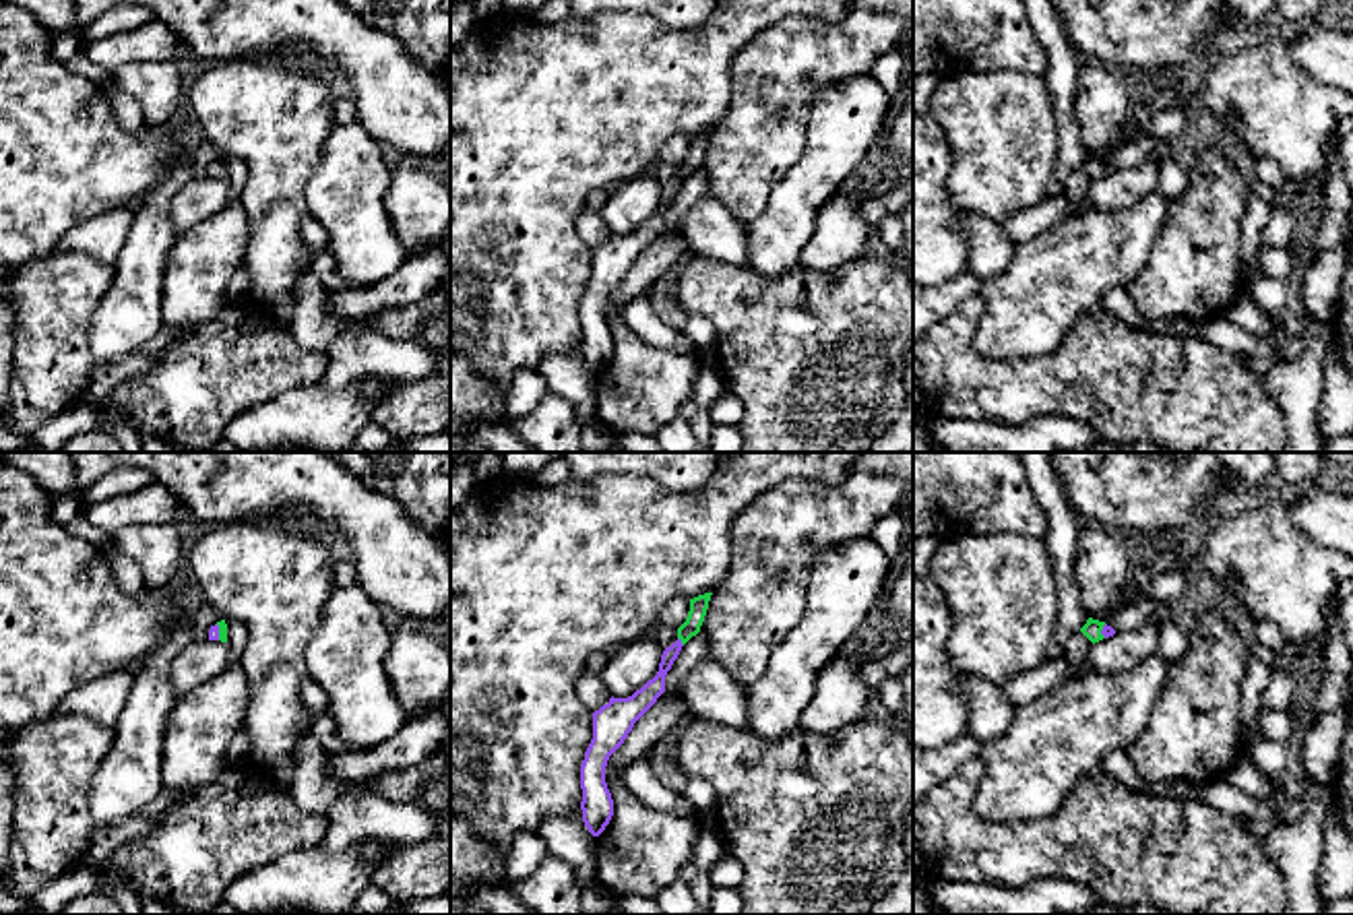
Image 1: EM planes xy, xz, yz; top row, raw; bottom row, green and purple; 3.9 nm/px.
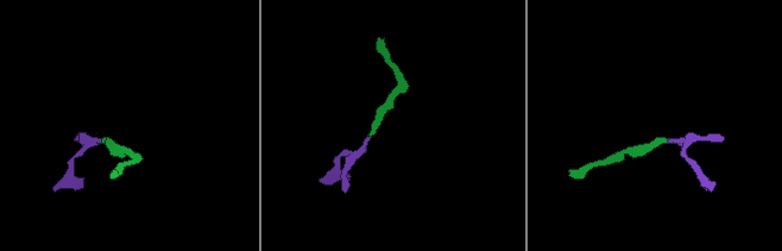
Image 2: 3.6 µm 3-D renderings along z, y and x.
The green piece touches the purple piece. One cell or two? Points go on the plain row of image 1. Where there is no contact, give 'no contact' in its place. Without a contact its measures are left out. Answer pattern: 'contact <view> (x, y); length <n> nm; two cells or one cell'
contact xz (680, 176); length 40 nm; one cell

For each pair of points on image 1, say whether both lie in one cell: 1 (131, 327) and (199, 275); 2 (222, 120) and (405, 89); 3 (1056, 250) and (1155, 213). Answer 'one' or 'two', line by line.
1: two
2: two
3: one

